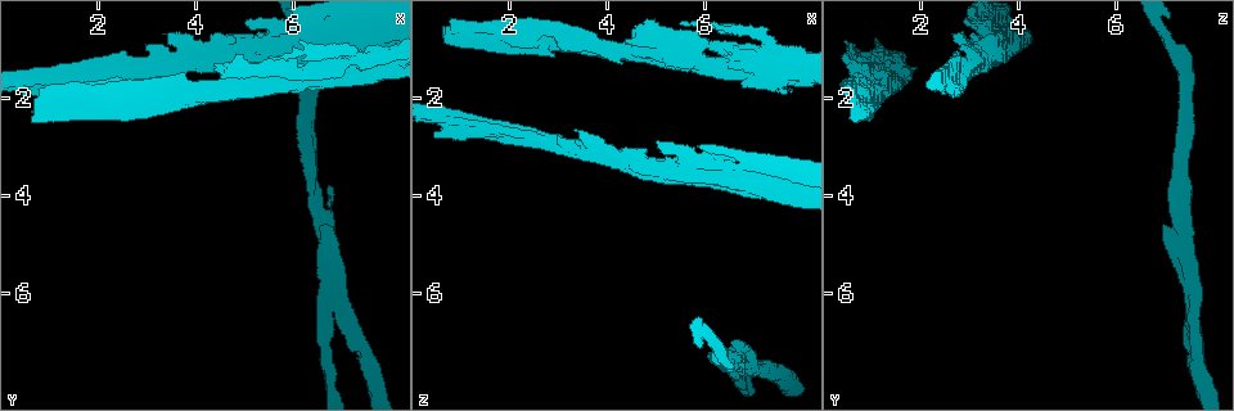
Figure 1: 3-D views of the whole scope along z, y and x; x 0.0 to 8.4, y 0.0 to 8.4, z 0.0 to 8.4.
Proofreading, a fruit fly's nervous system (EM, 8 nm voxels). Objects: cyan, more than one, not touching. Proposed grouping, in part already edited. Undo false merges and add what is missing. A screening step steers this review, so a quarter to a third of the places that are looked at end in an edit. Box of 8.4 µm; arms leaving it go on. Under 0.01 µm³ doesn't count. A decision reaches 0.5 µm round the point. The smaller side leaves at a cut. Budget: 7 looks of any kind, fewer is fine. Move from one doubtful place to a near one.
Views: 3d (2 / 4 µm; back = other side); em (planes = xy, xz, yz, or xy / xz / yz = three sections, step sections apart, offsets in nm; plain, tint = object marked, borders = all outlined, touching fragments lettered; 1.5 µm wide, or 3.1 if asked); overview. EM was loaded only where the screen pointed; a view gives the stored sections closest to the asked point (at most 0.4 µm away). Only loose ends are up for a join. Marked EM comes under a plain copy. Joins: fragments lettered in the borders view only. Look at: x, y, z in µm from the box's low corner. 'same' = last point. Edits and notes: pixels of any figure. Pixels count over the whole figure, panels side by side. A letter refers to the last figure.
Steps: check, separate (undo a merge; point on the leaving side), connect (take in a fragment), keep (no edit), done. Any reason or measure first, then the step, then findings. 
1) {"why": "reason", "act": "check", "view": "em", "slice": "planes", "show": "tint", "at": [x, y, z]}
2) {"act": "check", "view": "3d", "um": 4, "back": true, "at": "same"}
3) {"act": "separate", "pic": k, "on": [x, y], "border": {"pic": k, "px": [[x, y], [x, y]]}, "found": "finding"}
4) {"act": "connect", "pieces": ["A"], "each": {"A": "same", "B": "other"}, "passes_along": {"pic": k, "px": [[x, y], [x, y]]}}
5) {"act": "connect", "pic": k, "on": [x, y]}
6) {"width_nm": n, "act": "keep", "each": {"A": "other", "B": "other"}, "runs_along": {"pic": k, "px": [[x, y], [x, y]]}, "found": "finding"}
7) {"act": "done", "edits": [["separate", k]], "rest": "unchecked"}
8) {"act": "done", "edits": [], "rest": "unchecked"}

{"why": "an open end", "act": "check", "view": "em", "slice": "planes", "show": "borders", "at": [3.10, 2.40, 1.05]}

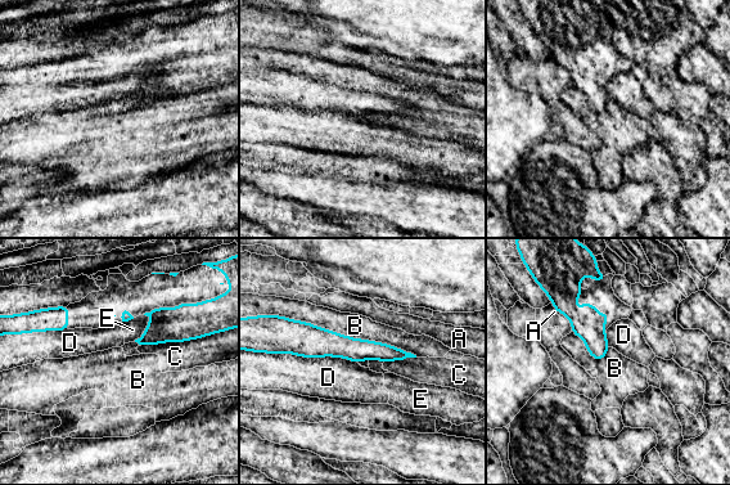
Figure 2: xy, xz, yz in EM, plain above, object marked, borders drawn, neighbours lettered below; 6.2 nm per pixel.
{"act": "keep", "each": {"A": "other", "B": "other", "C": "other", "D": "other", "E": "other"}, "found": "no lettered fragment goes on from it"}

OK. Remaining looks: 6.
{"why": "free end", "act": "check", "view": "3d", "um": 2, "back": true, "at": [1.90, 1.15, 2.60]}

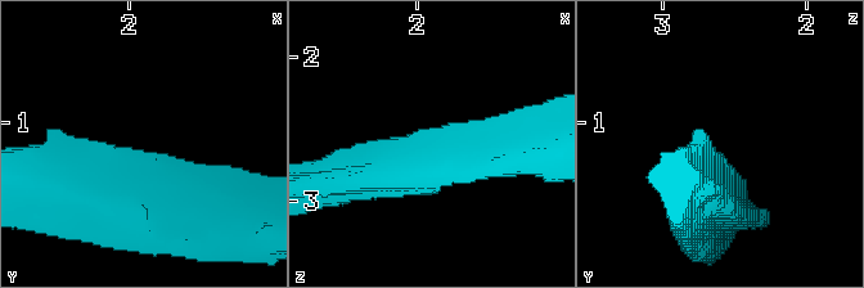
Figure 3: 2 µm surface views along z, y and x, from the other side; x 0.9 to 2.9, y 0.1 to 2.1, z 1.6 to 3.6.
{"act": "check", "view": "em", "slice": "planes", "show": "tint", "at": [1.92, 1.16, 2.68]}

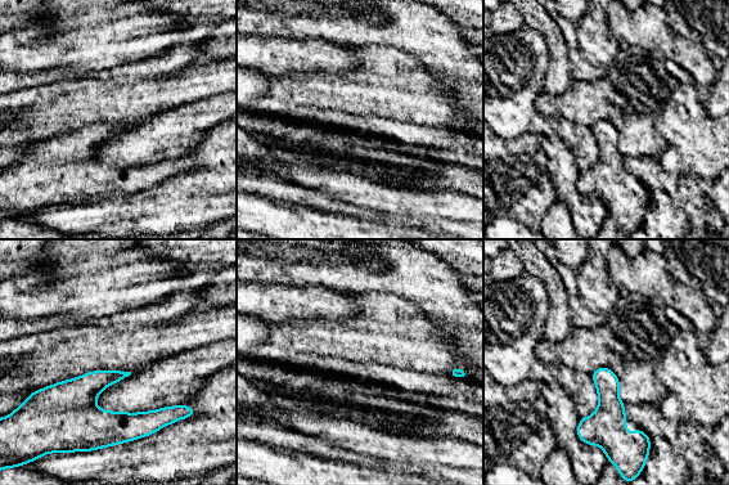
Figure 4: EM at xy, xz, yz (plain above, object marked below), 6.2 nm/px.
{"act": "check", "view": "em", "slice": "planes", "show": "borders", "at": "same"}

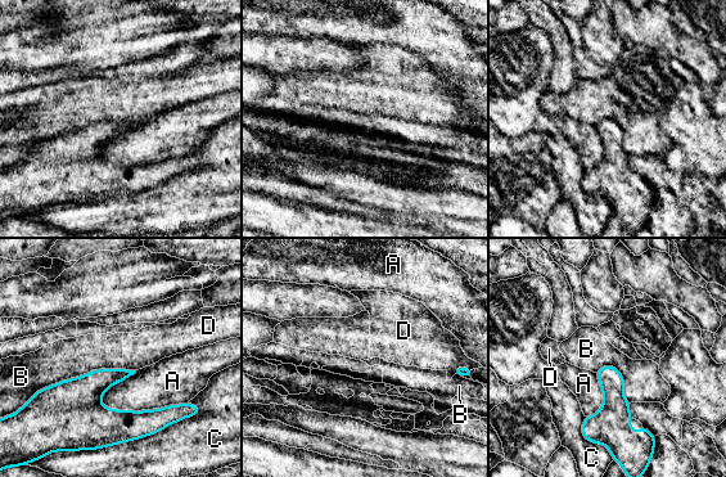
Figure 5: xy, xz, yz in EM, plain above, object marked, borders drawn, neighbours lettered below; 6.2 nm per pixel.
{"act": "keep", "each": {"A": "other", "B": "other", "C": "other", "D": "other"}, "found": "none of them fits"}

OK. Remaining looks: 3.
{"why": "touches itself", "act": "check", "view": "3d", "um": 2, "at": [0.95, 1.90, 0.55]}

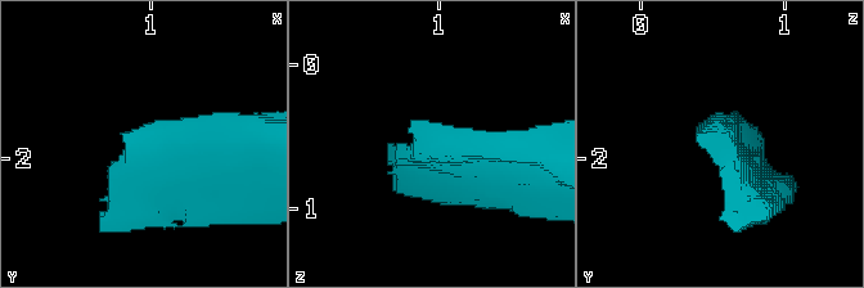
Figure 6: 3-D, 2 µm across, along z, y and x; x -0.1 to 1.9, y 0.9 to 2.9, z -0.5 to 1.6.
{"act": "check", "view": "em", "slice": "yz", "step": 8, "show": "borders", "at": [0.94, 1.90, 0.56]}

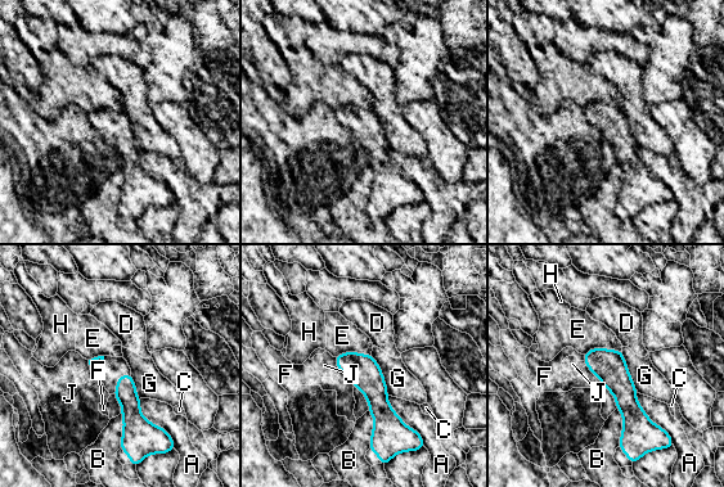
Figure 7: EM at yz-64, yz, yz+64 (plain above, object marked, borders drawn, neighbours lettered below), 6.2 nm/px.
{"width_nm": 60, "act": "keep", "each": {"A": "other", "B": "other", "C": "other", "D": "other", "E": "other", "F": "other", "G": "other", "H": "other", "J": "other"}, "border": {"pic": 7, "px": [[585, 364], [602, 384]]}, "found": "all the same neuron"}

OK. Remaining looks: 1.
{"act": "done", "edits": [], "rest": "unchecked"}

